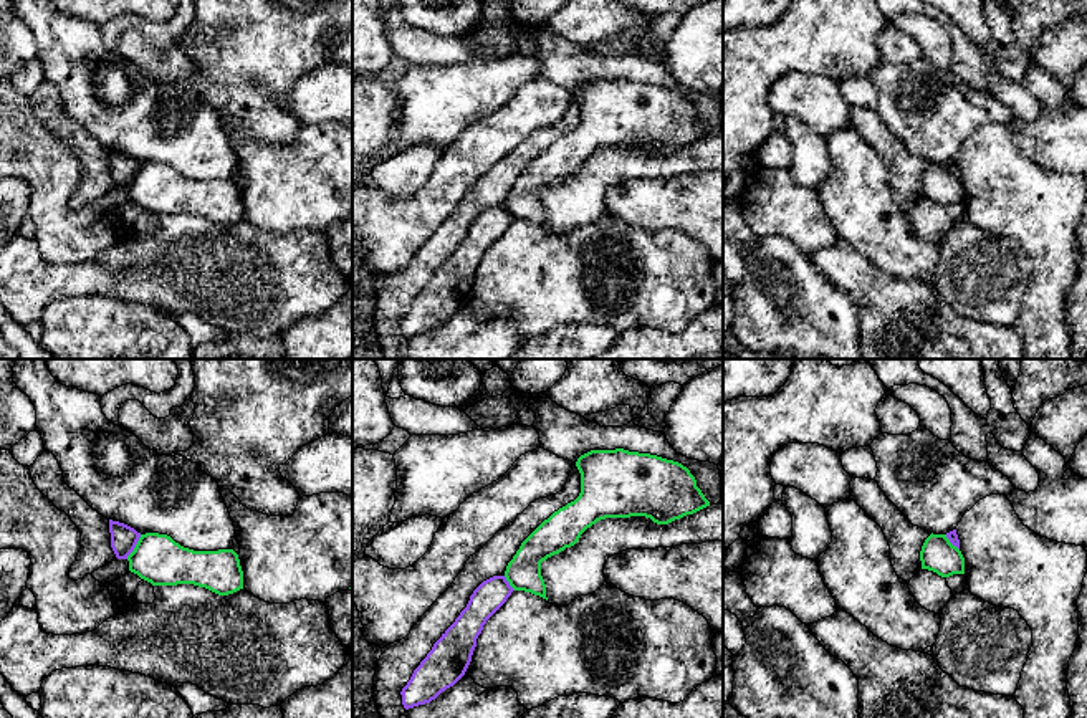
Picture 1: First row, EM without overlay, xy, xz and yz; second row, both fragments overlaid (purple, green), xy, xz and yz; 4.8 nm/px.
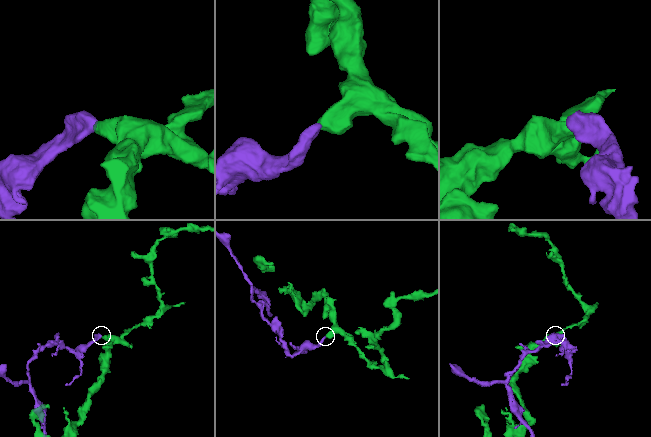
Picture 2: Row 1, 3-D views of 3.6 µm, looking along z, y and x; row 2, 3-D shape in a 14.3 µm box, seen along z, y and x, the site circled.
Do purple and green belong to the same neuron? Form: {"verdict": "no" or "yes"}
{"verdict": "no"}

